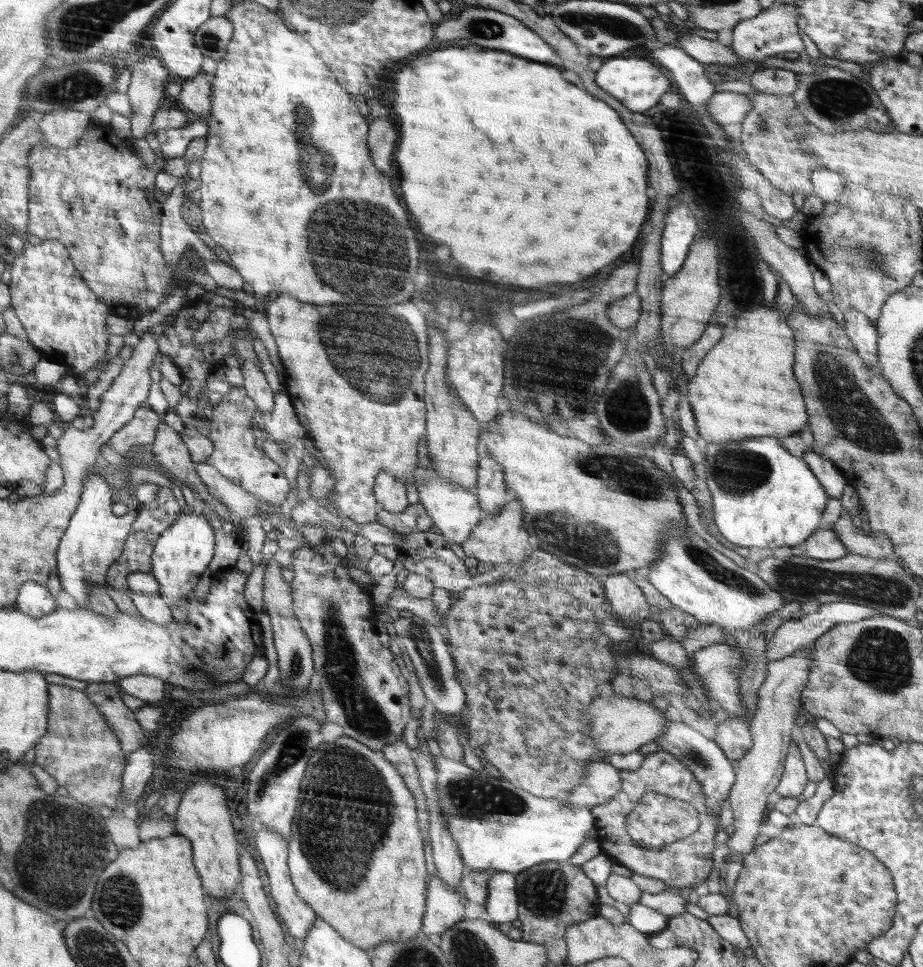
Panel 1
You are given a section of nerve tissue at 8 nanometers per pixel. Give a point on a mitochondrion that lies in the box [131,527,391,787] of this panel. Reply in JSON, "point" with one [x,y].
{"point":[295,669]}

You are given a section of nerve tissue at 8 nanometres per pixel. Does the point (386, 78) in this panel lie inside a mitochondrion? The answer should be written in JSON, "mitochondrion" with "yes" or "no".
{"mitochondrion":"no"}

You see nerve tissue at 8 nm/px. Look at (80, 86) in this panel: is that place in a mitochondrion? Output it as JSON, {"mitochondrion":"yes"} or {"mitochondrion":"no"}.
{"mitochondrion":"yes"}

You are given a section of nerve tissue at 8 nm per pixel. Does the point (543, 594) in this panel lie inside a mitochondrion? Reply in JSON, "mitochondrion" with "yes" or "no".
{"mitochondrion":"no"}

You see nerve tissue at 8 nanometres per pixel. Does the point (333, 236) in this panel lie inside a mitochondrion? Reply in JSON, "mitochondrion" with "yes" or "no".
{"mitochondrion":"yes"}

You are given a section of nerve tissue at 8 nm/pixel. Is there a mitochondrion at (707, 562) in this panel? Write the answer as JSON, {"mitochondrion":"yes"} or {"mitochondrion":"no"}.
{"mitochondrion":"yes"}

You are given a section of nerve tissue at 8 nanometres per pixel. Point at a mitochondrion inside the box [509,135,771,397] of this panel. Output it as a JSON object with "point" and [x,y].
{"point":[744,286]}

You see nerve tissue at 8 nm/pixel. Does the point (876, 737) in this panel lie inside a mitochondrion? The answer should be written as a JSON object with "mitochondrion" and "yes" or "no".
{"mitochondrion":"no"}

